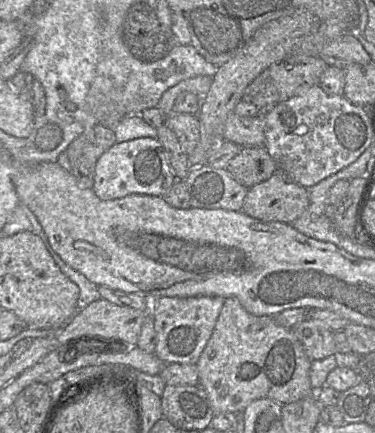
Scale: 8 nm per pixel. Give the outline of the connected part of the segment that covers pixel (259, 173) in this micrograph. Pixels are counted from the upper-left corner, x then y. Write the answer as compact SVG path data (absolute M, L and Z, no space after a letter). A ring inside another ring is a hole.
M247 146L228 162L226 170L239 184L250 188L267 180L278 167L265 146Z

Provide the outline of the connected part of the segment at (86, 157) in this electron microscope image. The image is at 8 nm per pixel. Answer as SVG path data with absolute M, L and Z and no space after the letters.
M97 124L69 144L66 153L71 165L70 172L80 187L93 187L96 162L115 143L113 128Z

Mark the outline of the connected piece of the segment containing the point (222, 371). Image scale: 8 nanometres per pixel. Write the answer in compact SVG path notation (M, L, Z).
M235 297L225 298L212 334L196 366L199 385L205 390L214 414L243 412L248 404L260 398L268 398L283 405L316 393L309 377L311 359L292 329L277 324L273 316L248 313Z

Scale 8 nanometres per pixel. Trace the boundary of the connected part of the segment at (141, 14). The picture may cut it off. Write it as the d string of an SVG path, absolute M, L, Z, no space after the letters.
M152 1L133 4L122 28L122 38L129 52L138 60L151 63L164 58L175 46L177 38L162 29Z

